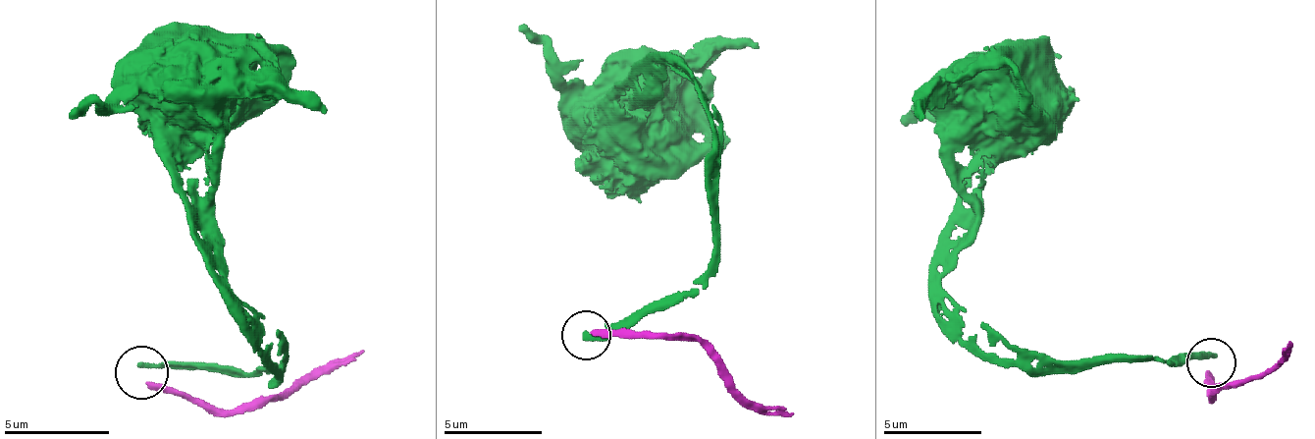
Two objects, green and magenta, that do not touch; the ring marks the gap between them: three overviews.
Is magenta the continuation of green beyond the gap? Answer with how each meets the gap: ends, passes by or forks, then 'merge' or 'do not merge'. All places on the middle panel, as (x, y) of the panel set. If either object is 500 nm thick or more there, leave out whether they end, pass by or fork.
green ends; magenta ends; do not merge

